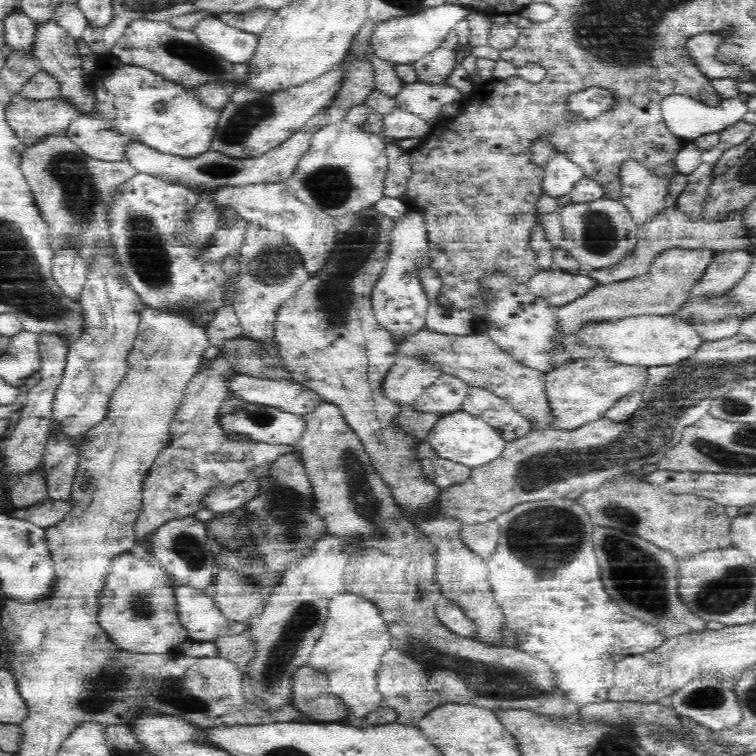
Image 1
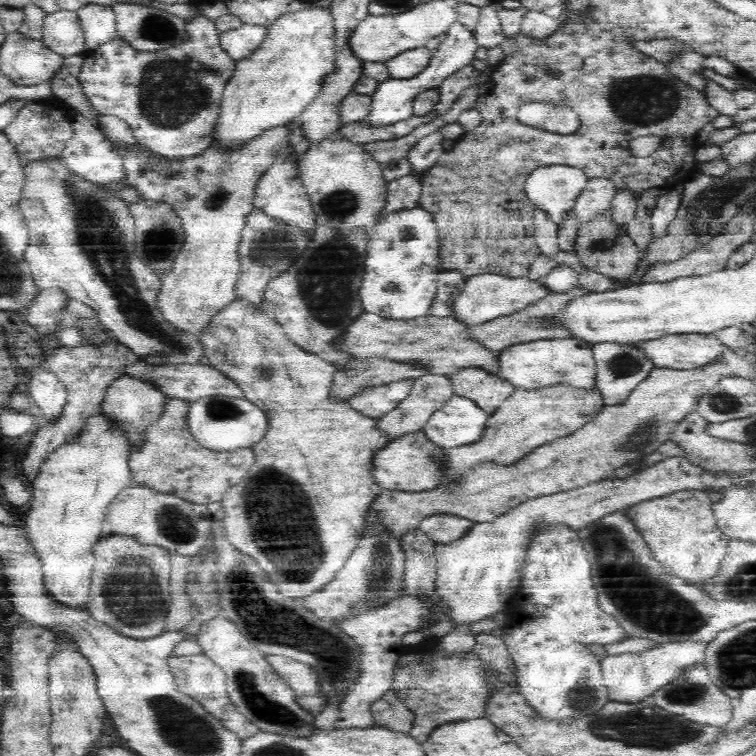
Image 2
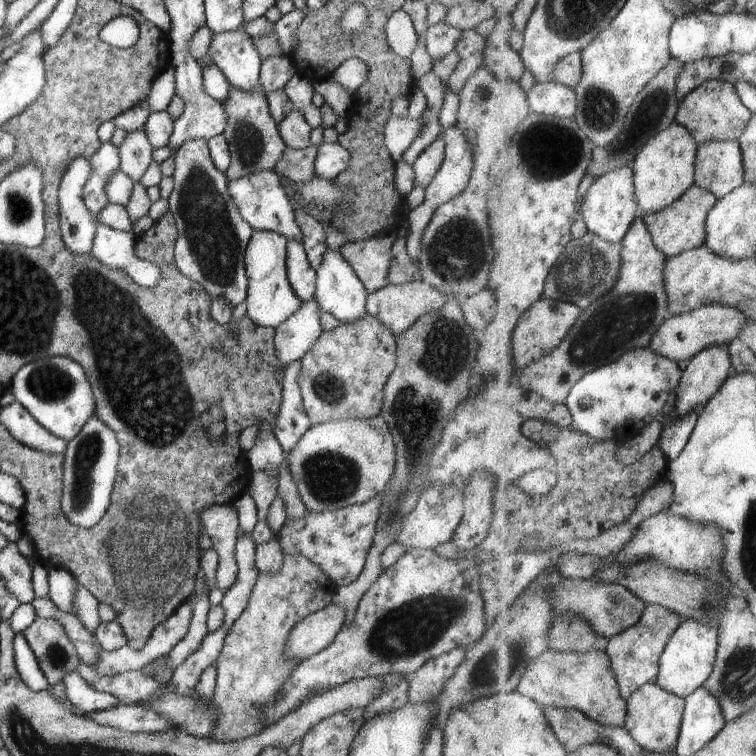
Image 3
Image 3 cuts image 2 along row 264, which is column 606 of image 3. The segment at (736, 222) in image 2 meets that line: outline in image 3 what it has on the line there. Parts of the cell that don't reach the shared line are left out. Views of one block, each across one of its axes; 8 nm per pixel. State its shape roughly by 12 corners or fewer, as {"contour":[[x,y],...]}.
{"contour":[[554,651],[518,692],[624,727],[629,702],[607,651]]}

